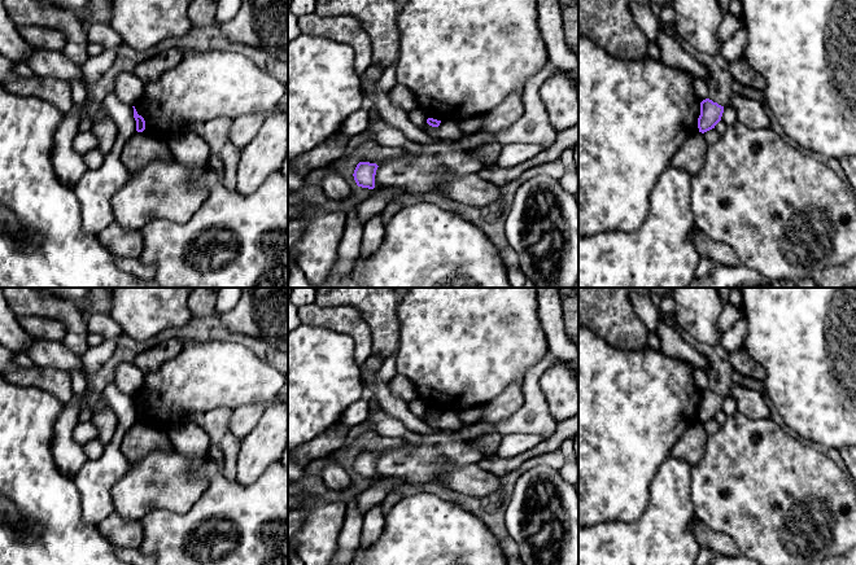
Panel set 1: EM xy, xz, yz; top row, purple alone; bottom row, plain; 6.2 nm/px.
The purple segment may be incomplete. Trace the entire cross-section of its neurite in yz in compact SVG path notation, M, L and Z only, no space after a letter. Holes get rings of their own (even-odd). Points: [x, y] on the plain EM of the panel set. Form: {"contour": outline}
{"contour": "M706 389L700 393L700 406L698 408L699 422L704 424L721 411L724 403L724 397L713 393L709 389Z"}

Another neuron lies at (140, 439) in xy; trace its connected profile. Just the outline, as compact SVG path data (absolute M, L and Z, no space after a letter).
M136 422L125 434L121 450L130 463L139 463L153 451L174 450L166 430L145 422Z

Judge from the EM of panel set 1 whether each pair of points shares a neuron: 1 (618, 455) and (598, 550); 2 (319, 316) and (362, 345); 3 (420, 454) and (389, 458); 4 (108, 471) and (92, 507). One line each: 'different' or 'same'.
1: different
2: same
3: same
4: same

